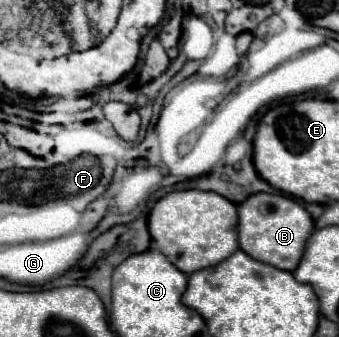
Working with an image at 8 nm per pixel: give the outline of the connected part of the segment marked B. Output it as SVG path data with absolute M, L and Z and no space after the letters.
M254 193L238 205L238 215L240 249L244 253L284 271L298 267L306 241L314 231L314 219L296 199L280 193Z

